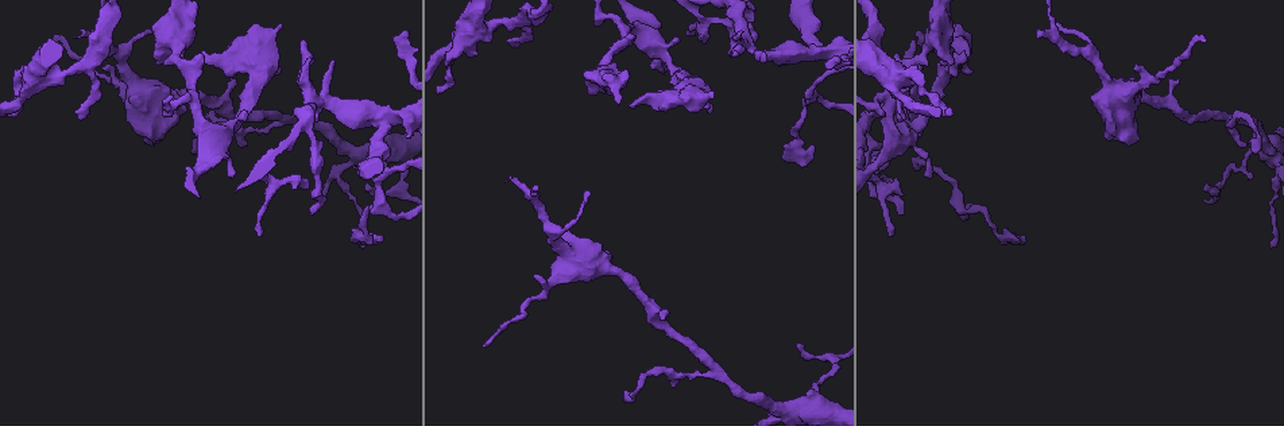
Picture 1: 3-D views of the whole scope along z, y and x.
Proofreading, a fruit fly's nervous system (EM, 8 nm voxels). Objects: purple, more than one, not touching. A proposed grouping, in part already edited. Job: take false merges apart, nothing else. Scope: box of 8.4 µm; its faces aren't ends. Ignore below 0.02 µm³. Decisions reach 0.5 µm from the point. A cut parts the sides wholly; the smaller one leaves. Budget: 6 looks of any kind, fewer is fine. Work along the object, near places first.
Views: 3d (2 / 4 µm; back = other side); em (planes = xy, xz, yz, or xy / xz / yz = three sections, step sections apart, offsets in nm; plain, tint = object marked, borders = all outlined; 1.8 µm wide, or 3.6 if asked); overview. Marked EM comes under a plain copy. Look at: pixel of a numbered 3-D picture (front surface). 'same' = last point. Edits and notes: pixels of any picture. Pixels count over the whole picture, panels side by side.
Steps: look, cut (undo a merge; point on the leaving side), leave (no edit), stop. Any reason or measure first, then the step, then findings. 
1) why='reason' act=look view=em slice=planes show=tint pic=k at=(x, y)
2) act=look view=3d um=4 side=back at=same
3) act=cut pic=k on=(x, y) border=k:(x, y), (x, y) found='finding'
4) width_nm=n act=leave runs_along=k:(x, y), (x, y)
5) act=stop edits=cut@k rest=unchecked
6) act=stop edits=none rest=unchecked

why='three arms meet' act=look view=3d um=2 pic=1 at=(714, 372)

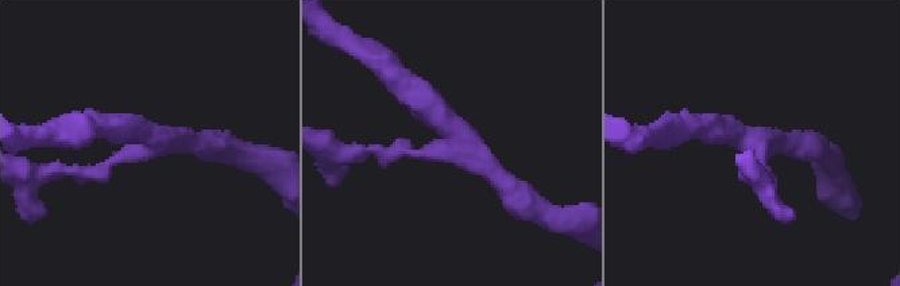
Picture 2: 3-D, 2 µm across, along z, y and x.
arms=3 act=look view=em slice=planes show=tint pic=2 at=(458, 135)

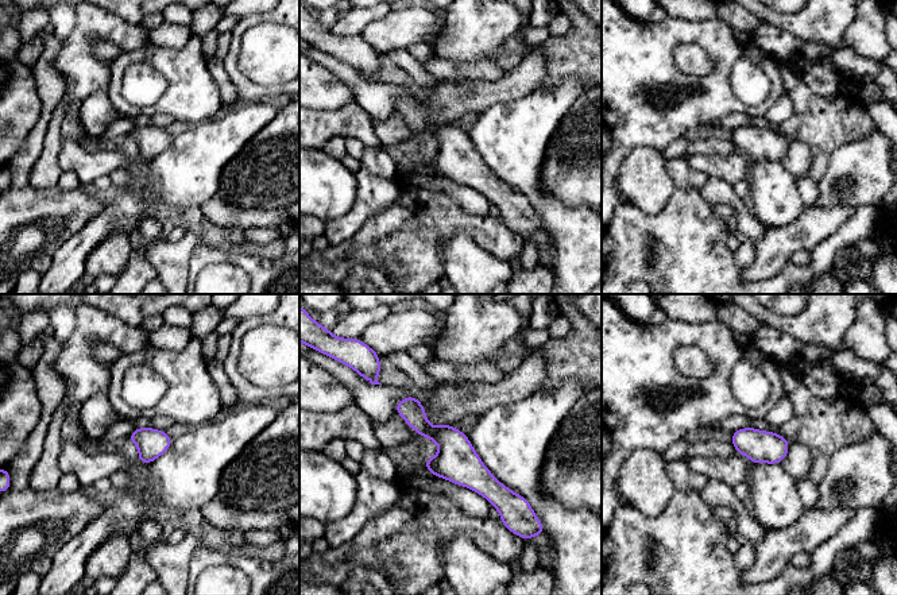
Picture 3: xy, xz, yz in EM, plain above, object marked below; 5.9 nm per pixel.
act=leave runs_along=3:(399, 405), (495, 493), (513, 497) found='continuous, no second cell'

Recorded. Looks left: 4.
why='thick turns thin' act=look view=em slice=planes show=tint pic=1 at=(624, 274)

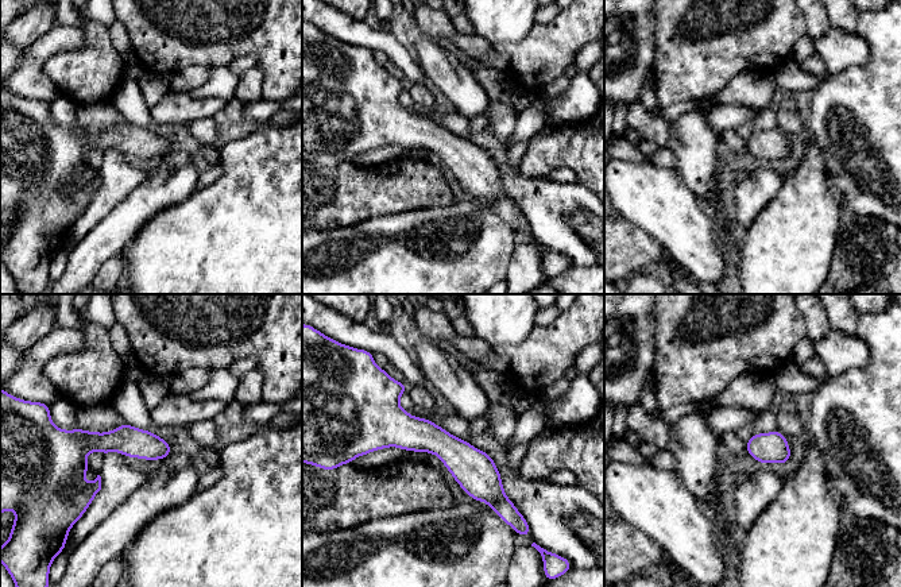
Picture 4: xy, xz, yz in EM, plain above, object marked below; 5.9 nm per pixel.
act=leave found='one cell here'

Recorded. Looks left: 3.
why='three-way junction' act=look view=3d um=4 pic=1 at=(644, 35)

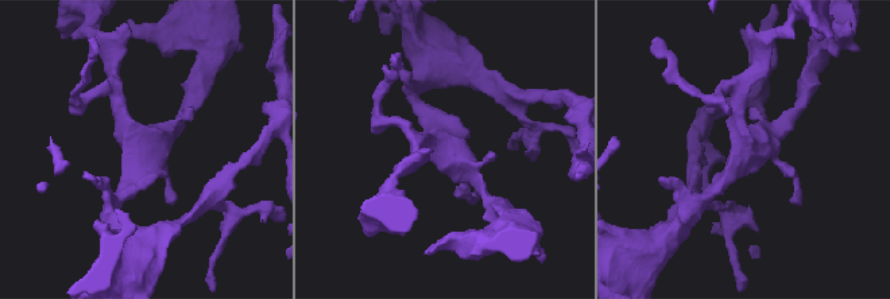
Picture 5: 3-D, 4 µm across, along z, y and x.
act=look view=em slice=xz step=4 show=tint pic=5 at=(146, 148)

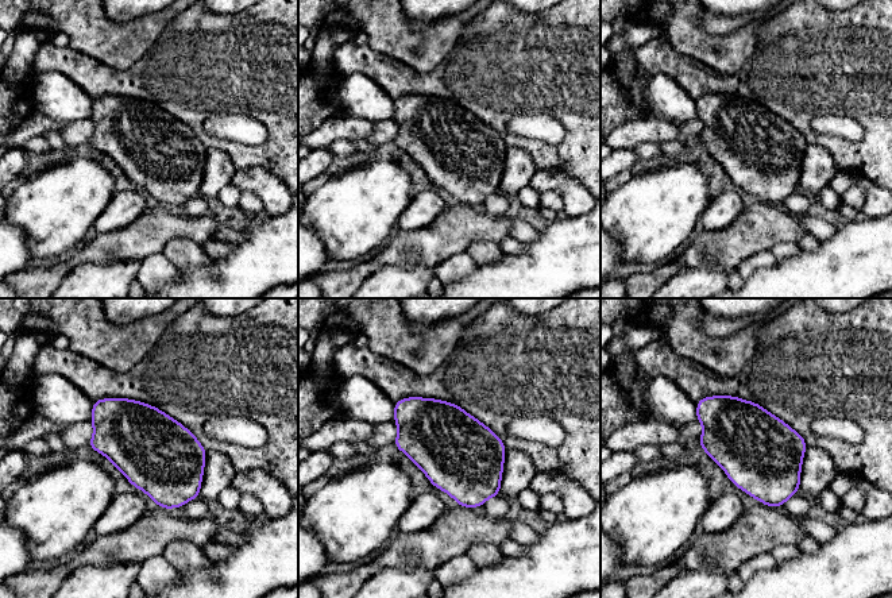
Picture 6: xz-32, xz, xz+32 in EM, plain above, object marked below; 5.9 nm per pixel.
width_nm=460 act=leave found='one cell here'

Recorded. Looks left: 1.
act=stop edits=none rest=unchecked

